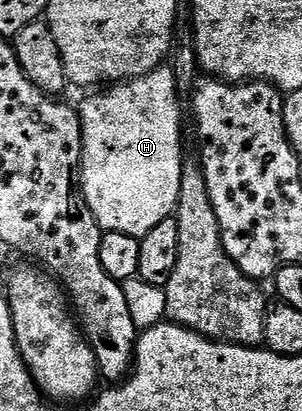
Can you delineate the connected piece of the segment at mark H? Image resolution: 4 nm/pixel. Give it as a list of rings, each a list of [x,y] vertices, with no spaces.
[[[165,63],[133,81],[113,84],[109,93],[96,91],[93,97],[78,105],[82,133],[78,188],[104,233],[141,238],[176,212],[186,156],[180,142],[180,97],[176,94],[176,73],[170,65]]]

